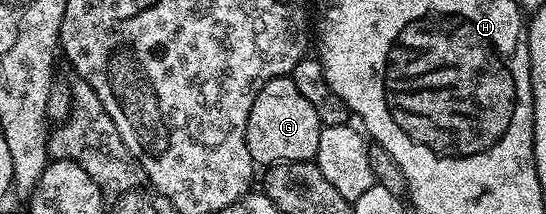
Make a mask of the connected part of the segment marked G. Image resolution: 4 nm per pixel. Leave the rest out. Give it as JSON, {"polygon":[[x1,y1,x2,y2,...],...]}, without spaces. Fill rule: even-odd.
{"polygon":[[293,78,270,79,260,89,252,109,248,113,246,140,248,153,252,153,255,164,304,163,313,160,318,153,322,122,312,109,312,104,296,89]]}

